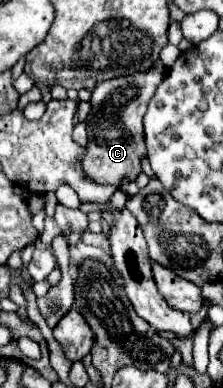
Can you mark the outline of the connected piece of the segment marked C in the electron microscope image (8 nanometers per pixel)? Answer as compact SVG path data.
M152 66L148 72L136 72L132 76L120 76L120 78L112 78L106 82L98 82L92 90L92 112L88 118L88 152L84 156L84 172L100 182L100 184L112 184L112 186L120 186L120 180L126 176L130 180L134 180L140 174L140 160L146 156L146 148L144 148L144 130L142 130L142 116L146 112L148 100L154 96L154 90L158 88L158 84L164 80L166 76L166 68L164 66Z

